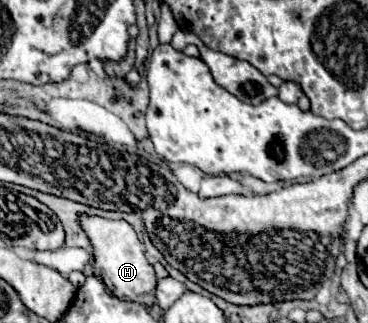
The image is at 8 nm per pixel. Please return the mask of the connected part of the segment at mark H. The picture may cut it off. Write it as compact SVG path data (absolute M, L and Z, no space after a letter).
M81 213L79 225L85 231L93 251L95 251L95 269L101 273L101 279L107 283L107 289L123 301L139 301L141 305L155 303L155 271L145 259L143 243L139 241L133 227L123 219L105 219Z

